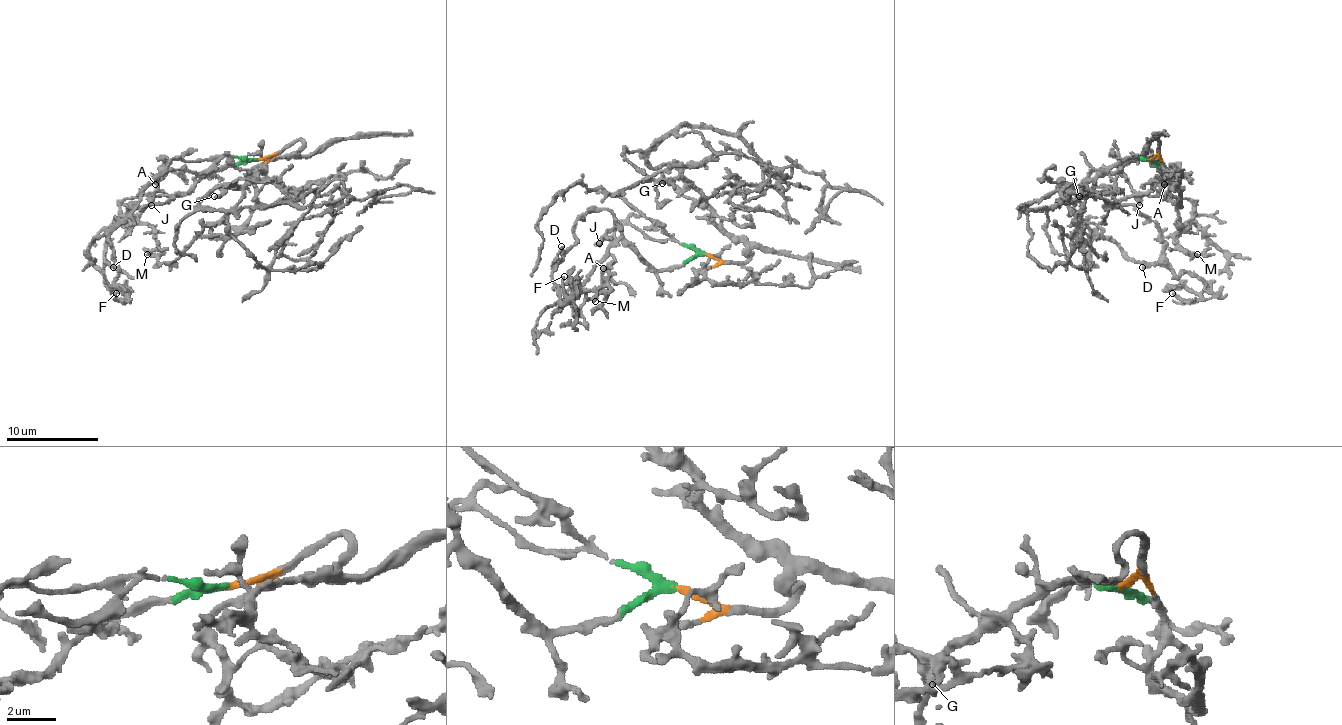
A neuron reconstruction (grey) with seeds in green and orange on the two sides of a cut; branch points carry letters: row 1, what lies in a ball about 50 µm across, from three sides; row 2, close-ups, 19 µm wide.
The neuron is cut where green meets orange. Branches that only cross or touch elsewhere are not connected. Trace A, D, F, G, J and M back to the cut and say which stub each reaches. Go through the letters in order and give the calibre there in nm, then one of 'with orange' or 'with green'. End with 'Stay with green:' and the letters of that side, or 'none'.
A: 260 nm | with green
D: 220 nm | with green
F: 200 nm | with green
G: 280 nm | with orange
J: 360 nm | with green
M: 240 nm | with green
Stay with green: A, D, F, J, M

